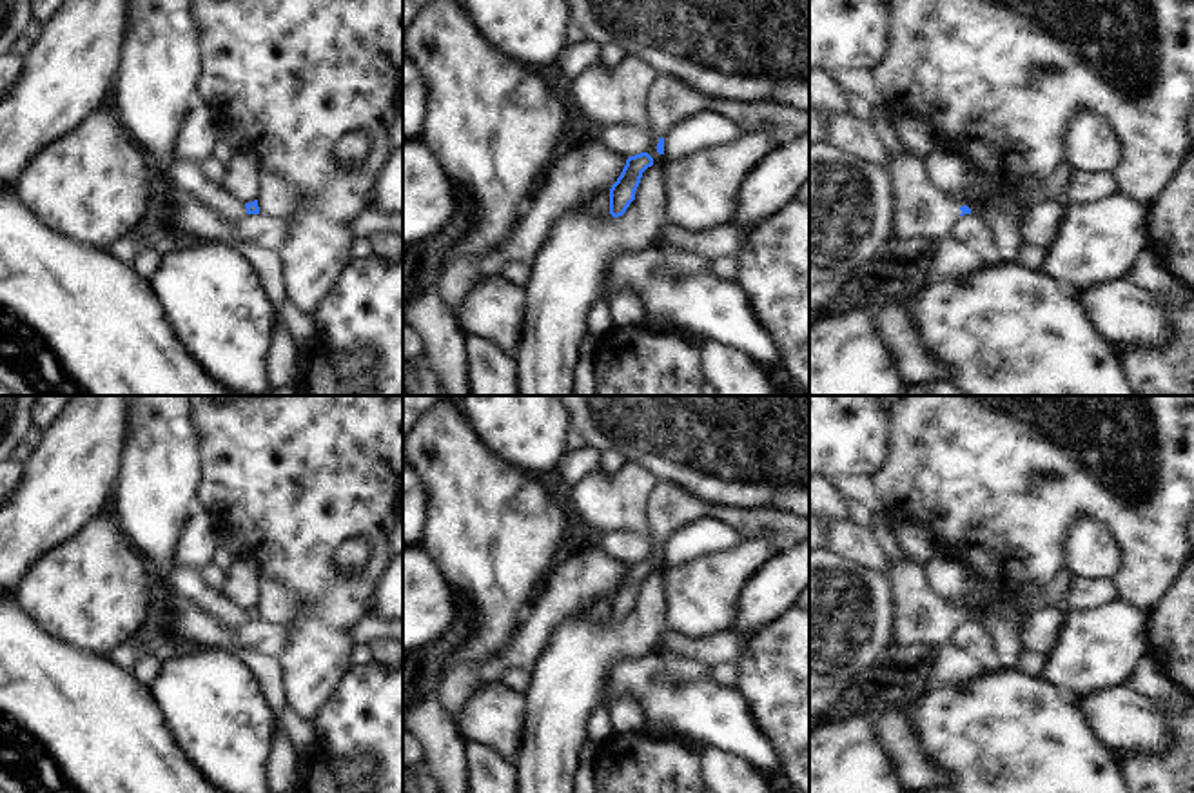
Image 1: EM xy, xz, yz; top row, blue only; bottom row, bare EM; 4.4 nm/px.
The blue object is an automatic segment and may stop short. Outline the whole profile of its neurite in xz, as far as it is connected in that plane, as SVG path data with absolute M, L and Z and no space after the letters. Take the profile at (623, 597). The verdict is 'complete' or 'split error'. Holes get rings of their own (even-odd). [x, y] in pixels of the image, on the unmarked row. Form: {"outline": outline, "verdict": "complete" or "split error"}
{"outline": "M648 559L630 563L626 572L610 595L610 621L619 624L626 619L635 606L635 597L641 590L642 579L653 572L653 564Z", "verdict": "complete"}

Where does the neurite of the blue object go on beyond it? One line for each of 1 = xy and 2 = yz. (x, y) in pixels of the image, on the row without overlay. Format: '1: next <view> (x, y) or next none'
1: next none
2: next none

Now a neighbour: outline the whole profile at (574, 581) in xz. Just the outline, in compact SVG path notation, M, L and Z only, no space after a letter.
M597 548L559 559L537 586L532 606L506 646L483 662L446 668L430 695L455 720L465 700L479 686L499 680L508 666L532 670L553 628L586 610L597 597L610 597L626 566Z

